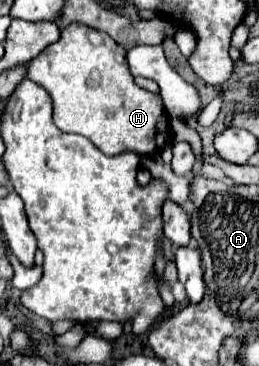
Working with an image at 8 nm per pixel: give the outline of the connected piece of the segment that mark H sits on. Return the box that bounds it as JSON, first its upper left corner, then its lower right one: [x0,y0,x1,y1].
[27,24,171,156]

